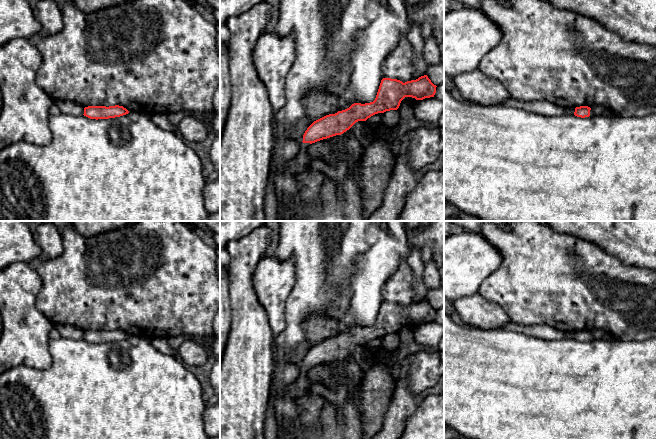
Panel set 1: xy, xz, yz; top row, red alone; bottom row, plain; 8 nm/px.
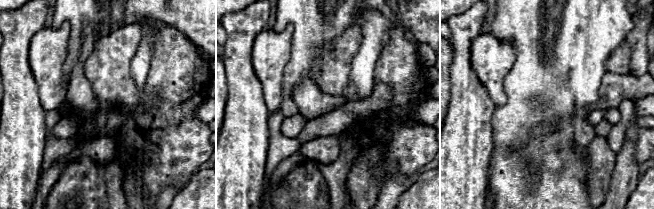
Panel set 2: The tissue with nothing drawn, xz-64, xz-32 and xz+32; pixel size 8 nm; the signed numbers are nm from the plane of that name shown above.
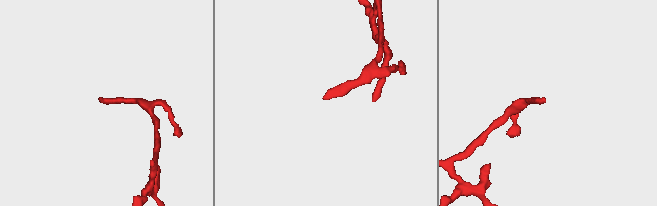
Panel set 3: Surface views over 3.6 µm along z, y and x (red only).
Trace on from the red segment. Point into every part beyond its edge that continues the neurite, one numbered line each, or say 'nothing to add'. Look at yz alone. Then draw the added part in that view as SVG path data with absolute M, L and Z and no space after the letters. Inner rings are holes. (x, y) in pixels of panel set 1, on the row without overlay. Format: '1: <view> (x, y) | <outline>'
nothing to add

